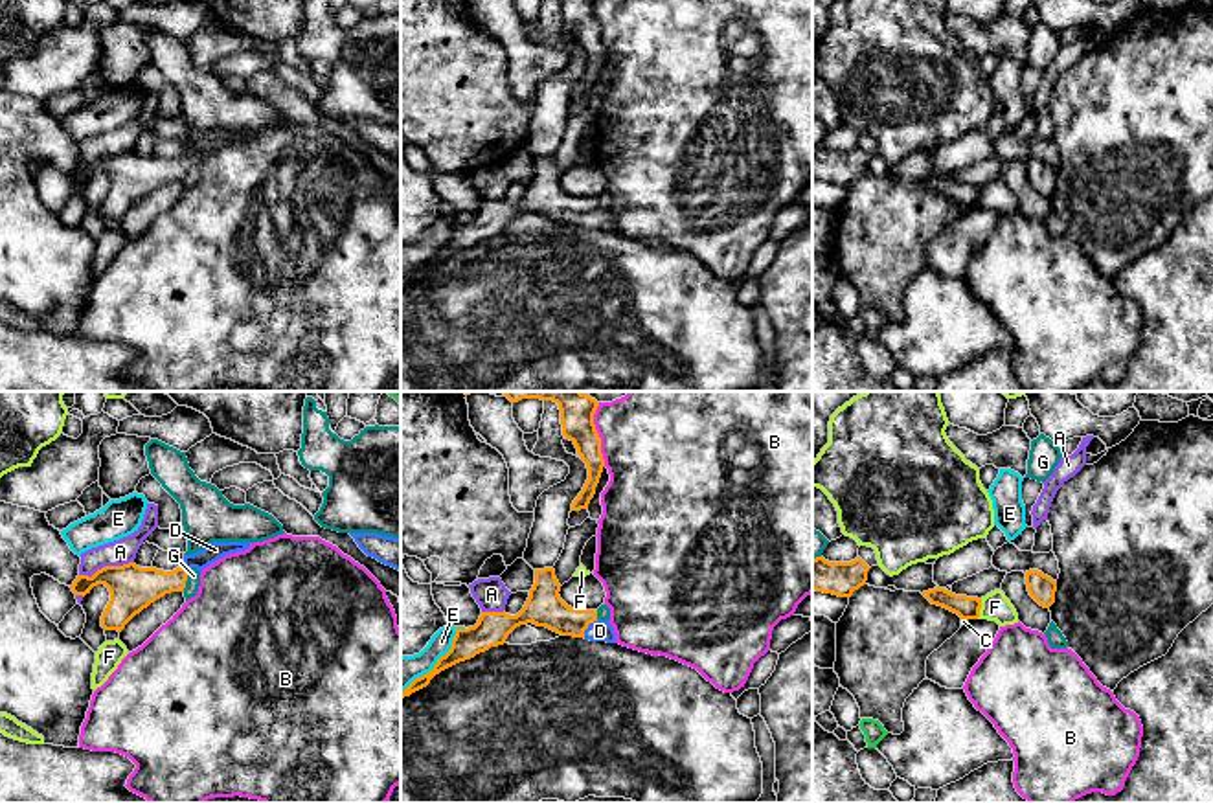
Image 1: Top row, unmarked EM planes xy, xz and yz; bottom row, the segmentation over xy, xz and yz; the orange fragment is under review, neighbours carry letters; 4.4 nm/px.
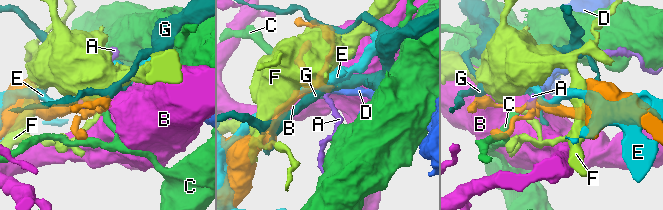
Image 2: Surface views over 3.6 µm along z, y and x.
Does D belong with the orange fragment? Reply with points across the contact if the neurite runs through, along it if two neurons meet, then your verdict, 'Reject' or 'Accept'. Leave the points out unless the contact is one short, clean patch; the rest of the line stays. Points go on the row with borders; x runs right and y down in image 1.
Path across: xz (544, 607), (566, 622), (587, 627), (600, 631). Accept

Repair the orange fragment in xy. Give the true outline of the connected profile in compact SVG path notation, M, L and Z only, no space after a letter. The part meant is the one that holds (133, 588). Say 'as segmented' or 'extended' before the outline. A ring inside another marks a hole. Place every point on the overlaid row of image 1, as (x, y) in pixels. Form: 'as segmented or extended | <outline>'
extended | M211 542L202 551L184 555L180 568L164 571L156 568L140 568L134 562L123 566L105 566L92 577L77 575L70 586L75 595L86 595L97 584L105 584L110 601L101 616L105 630L121 632L125 625L156 599L171 592L184 592L187 571L197 568L200 573L224 555L244 551L254 542Z

